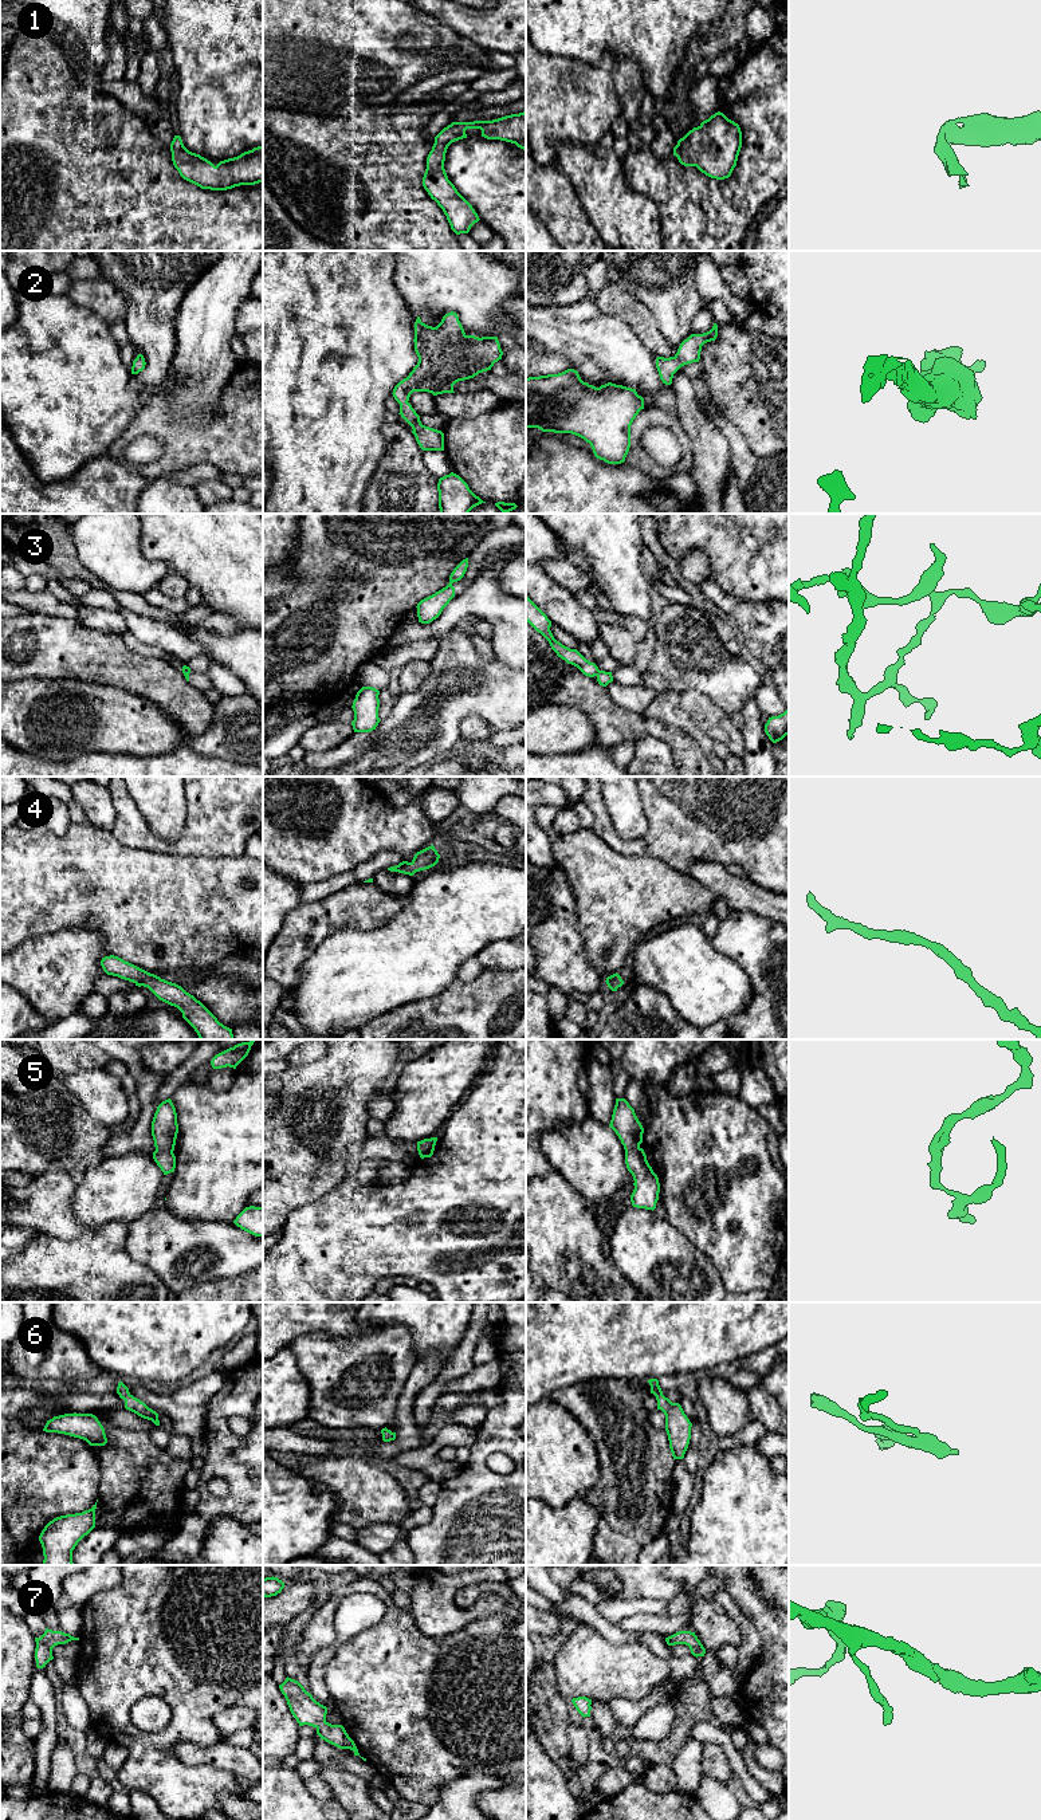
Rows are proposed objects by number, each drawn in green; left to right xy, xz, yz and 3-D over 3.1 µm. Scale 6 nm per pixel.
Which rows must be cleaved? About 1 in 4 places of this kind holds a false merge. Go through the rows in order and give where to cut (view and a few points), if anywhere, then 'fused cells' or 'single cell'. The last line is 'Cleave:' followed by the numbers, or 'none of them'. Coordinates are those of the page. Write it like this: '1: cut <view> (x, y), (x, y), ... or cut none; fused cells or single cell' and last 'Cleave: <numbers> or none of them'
1: cut none; single cell
2: cut none; single cell
3: cut yz (600, 671), (596, 675); fused cells
4: cut none; single cell
5: cut none; single cell
6: cut none; single cell
7: cut none; single cell
Cleave: 3

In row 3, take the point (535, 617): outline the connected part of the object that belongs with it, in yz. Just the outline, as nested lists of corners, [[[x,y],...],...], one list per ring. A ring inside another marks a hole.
[[[527,595],[526,621],[549,641],[558,657],[577,667],[585,676],[594,677],[598,675],[600,669],[594,663],[586,660],[577,649],[570,649],[554,638],[550,630],[551,621]]]

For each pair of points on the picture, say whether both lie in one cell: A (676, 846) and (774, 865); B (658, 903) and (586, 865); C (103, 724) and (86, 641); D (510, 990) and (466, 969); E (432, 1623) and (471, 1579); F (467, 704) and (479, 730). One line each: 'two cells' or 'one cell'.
A: one cell
B: one cell
C: two cells
D: two cells
E: one cell
F: two cells

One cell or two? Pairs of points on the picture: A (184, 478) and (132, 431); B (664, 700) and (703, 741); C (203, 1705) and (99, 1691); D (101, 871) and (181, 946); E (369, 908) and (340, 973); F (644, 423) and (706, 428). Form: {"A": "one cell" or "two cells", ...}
{"A": "two cells", "B": "one cell", "C": "one cell", "D": "one cell", "E": "two cells", "F": "two cells"}

